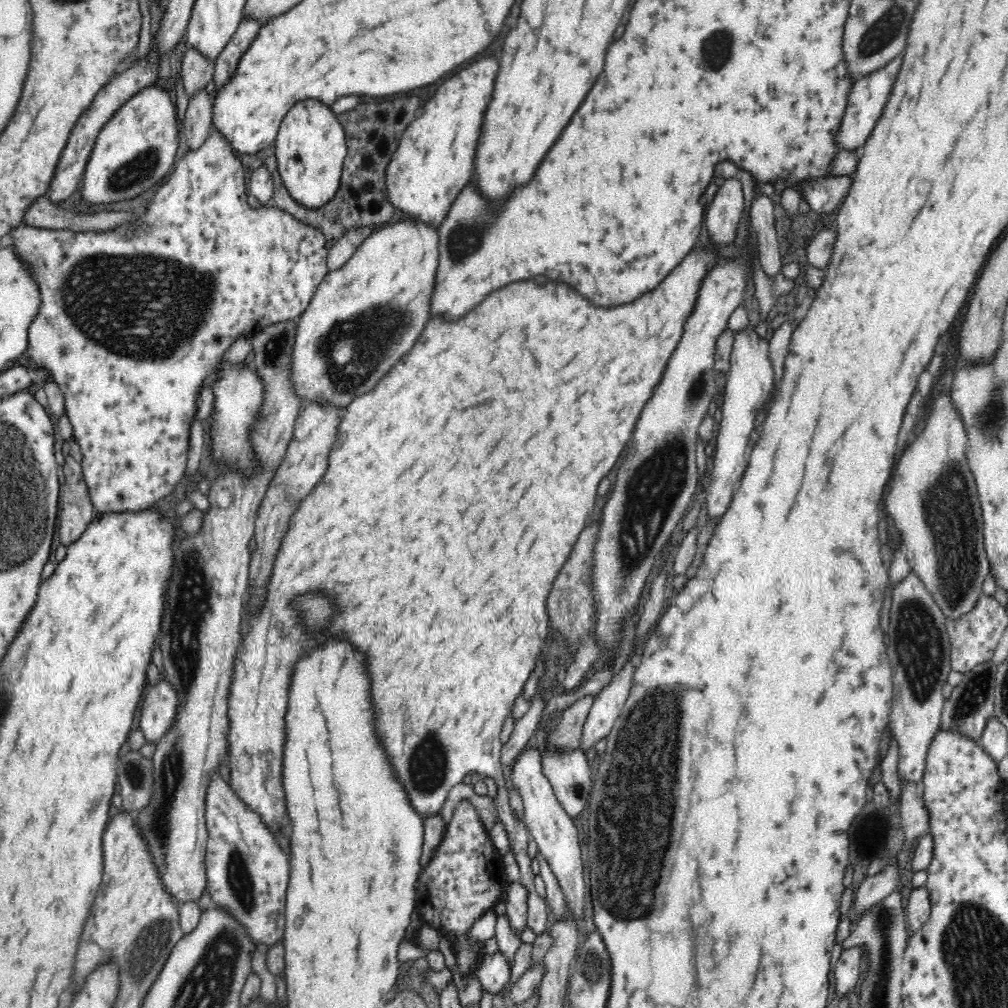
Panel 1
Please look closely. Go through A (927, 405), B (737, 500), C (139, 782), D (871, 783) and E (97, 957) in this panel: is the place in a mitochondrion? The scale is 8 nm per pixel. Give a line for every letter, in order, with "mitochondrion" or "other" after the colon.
A: other
B: other
C: mitochondrion
D: other
E: other

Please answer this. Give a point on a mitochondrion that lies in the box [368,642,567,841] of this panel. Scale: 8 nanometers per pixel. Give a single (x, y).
(428, 764)

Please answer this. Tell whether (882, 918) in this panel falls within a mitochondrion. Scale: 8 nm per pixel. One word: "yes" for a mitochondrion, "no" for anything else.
yes

